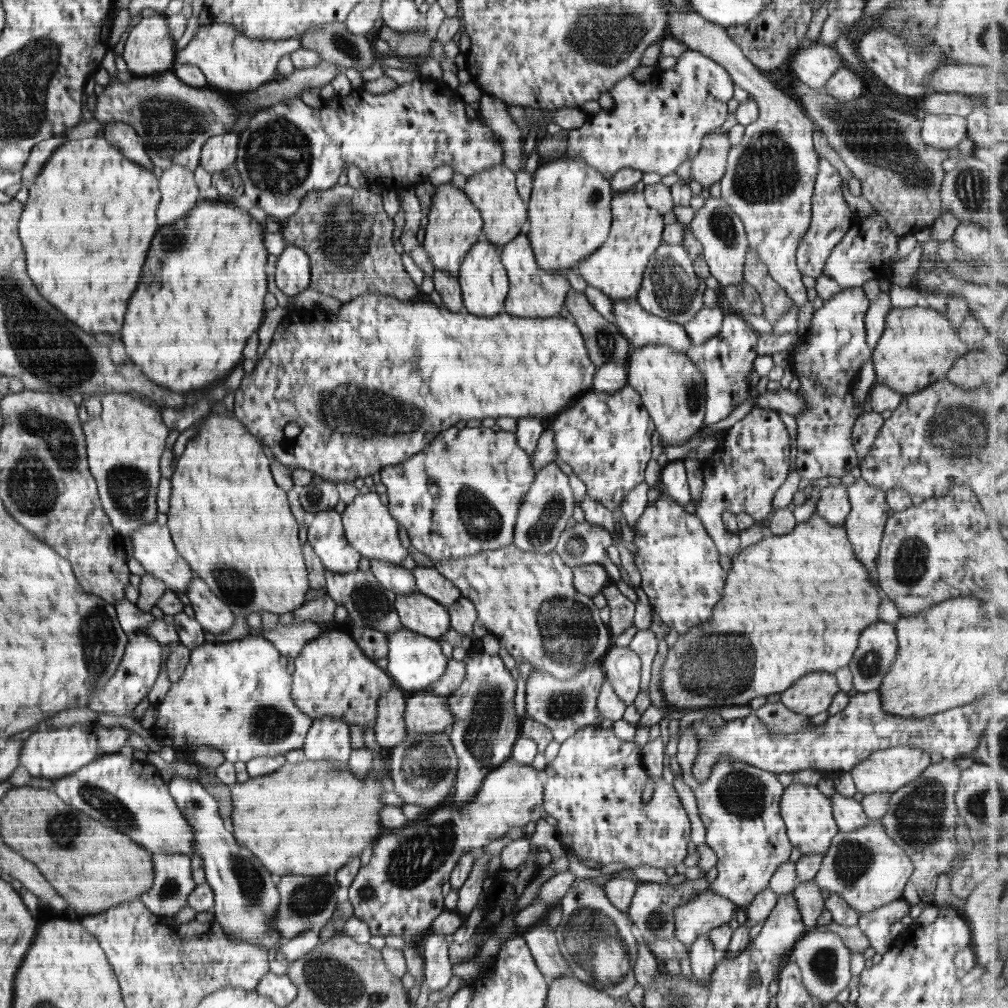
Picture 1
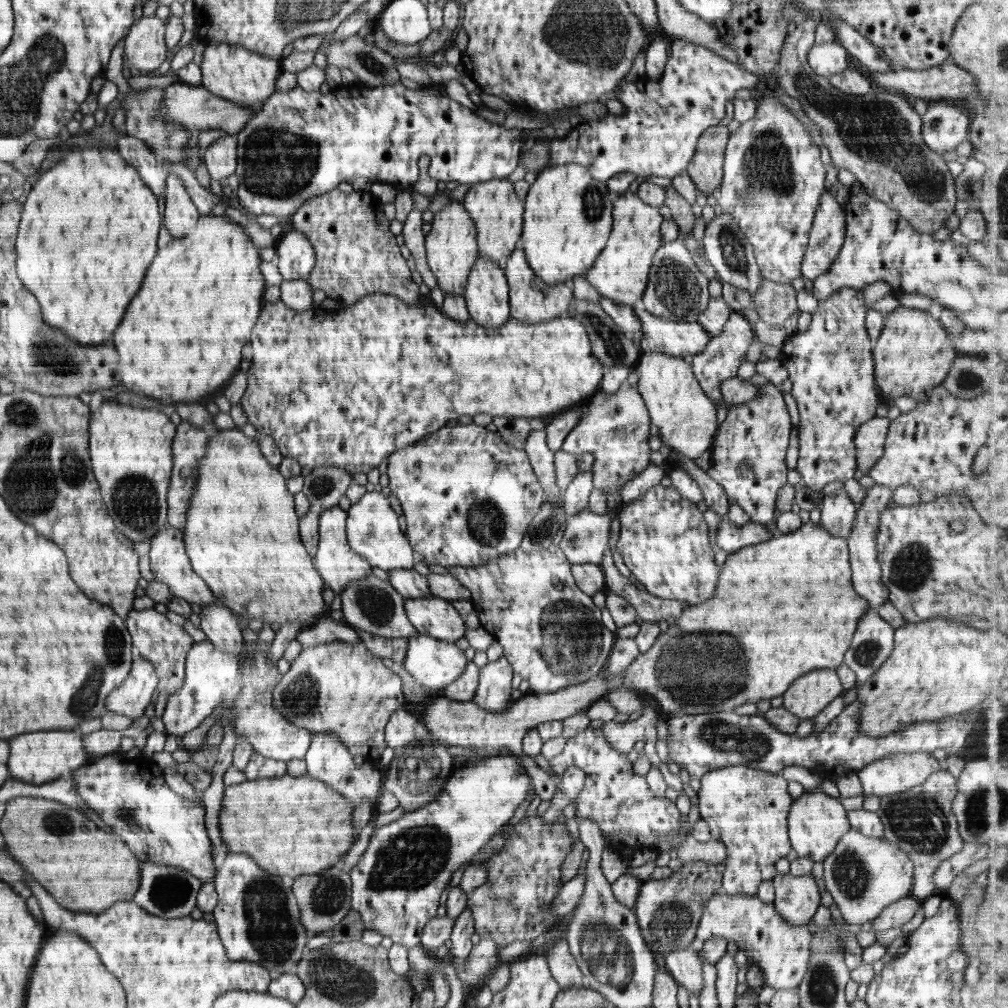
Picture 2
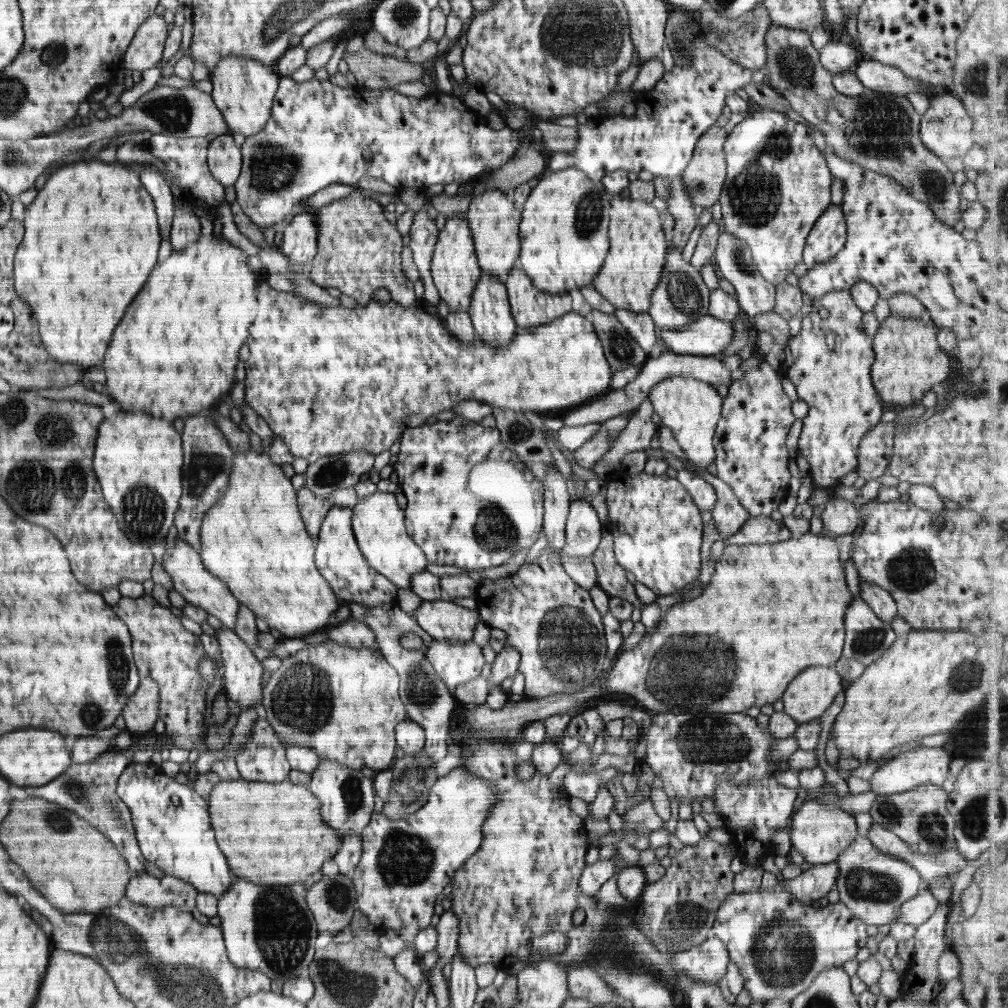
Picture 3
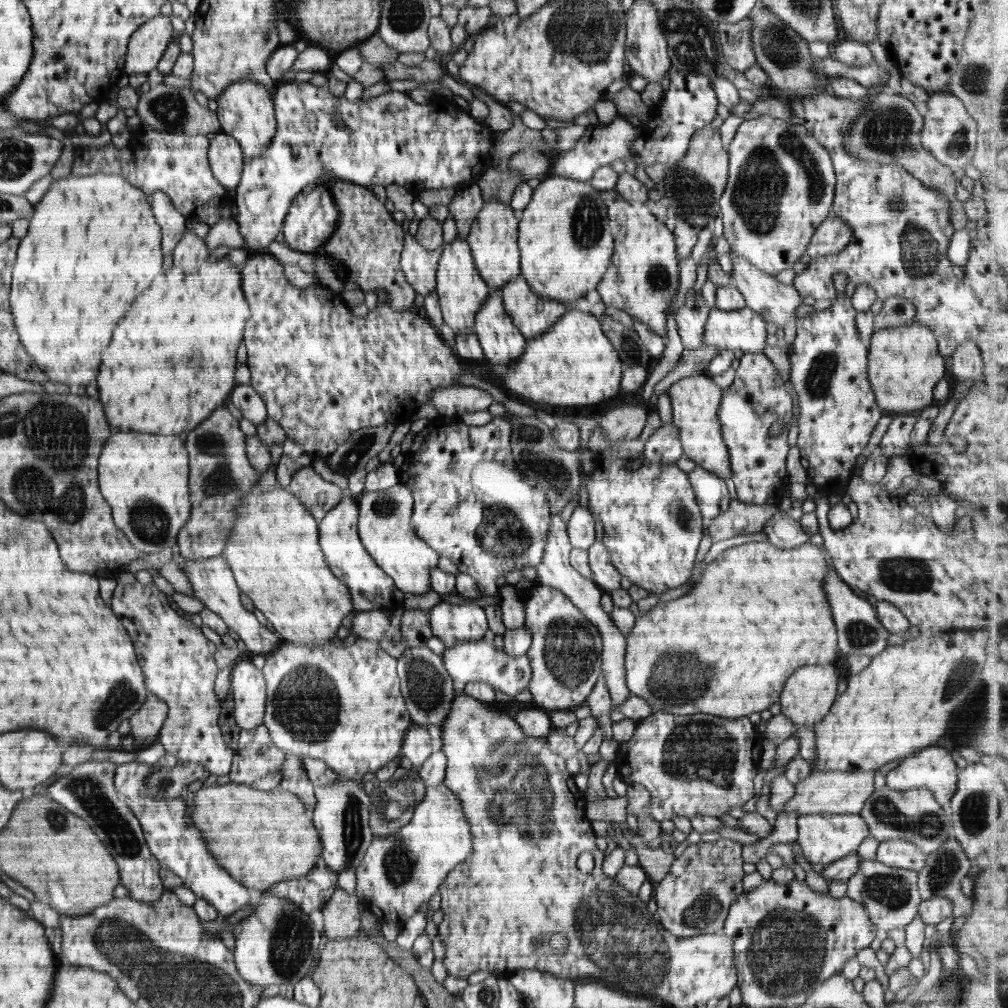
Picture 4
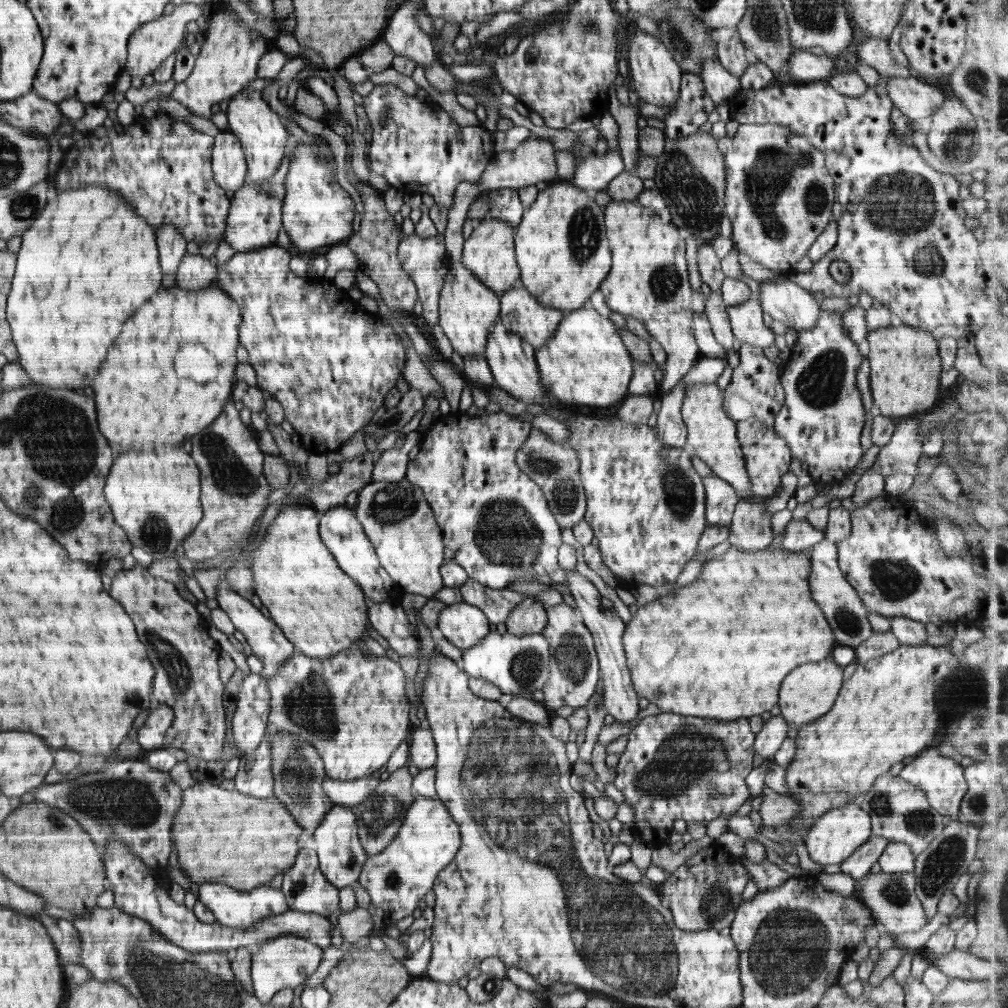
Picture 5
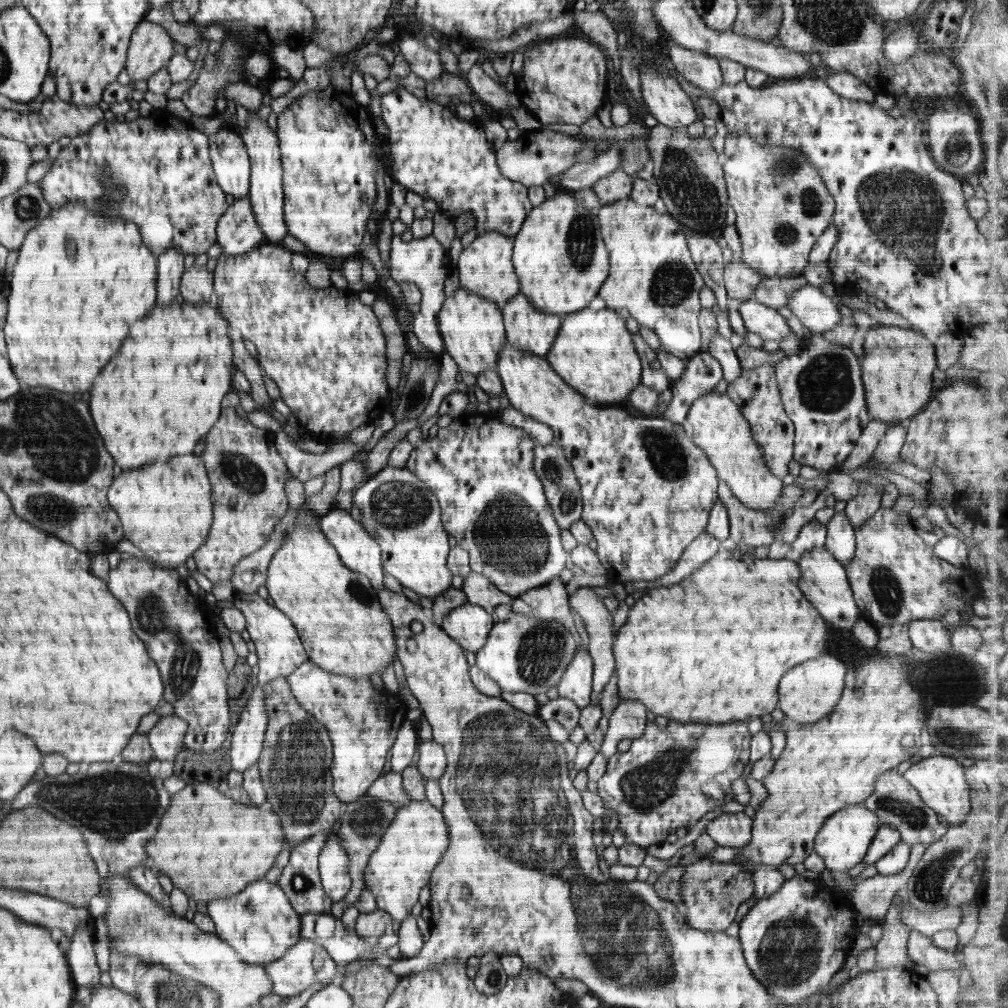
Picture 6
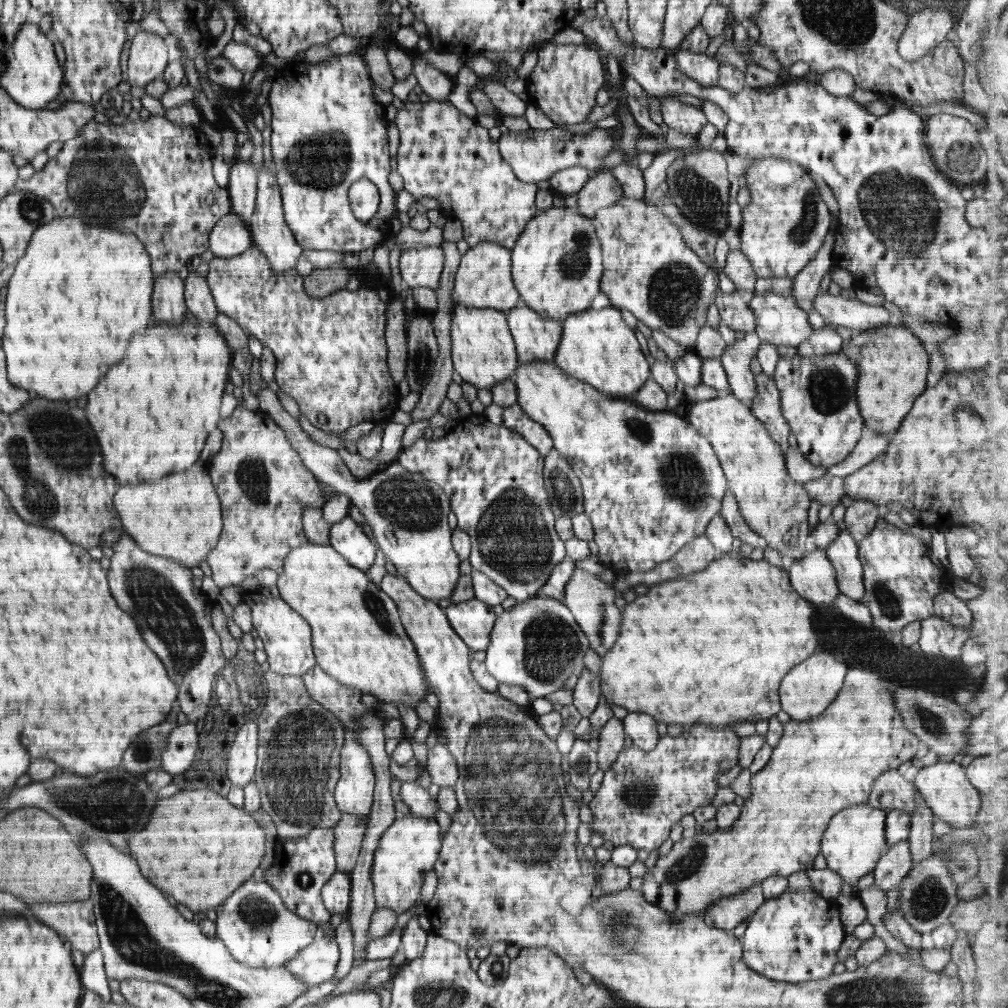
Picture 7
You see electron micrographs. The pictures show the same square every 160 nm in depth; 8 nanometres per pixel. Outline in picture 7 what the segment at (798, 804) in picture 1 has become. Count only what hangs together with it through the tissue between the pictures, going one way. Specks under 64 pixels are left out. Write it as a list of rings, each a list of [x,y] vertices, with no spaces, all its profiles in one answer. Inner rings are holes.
[[[863,803],[838,811],[830,819],[823,832],[821,852],[828,863],[828,868],[844,879],[844,883],[855,886],[858,879],[874,872],[880,856],[888,848],[885,837],[886,815],[886,811]]]

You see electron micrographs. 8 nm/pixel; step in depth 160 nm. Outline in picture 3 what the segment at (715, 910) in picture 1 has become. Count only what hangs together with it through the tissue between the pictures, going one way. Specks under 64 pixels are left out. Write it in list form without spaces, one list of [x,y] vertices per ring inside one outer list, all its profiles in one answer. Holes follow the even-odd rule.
[[[777,883],[771,890],[760,888],[749,893],[730,893],[718,907],[711,930],[726,945],[729,958],[738,966],[744,978],[743,986],[750,992],[752,1002],[774,998],[792,1002],[812,984],[819,972],[837,969],[855,958],[857,952],[865,947],[868,938],[866,926],[842,902],[829,902],[823,908],[819,904],[804,904]]]

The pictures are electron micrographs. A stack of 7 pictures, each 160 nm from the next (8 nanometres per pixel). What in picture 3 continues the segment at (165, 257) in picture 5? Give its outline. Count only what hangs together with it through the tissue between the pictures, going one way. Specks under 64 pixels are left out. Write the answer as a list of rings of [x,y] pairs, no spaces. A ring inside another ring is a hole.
[[[144,166],[140,170],[142,174],[141,182],[145,185],[146,190],[149,191],[150,196],[153,197],[155,211],[158,212],[157,220],[160,228],[161,238],[170,240],[170,231],[172,226],[172,219],[174,218],[174,198],[170,185],[166,178],[156,168]]]

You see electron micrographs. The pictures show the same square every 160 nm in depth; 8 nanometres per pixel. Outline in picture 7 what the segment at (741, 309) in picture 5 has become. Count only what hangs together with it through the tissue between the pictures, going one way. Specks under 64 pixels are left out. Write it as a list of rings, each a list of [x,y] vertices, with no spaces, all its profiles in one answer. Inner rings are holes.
[[[774,293],[754,294],[749,304],[756,317],[754,331],[762,341],[774,346],[797,347],[814,334],[806,312],[797,306],[793,297]]]

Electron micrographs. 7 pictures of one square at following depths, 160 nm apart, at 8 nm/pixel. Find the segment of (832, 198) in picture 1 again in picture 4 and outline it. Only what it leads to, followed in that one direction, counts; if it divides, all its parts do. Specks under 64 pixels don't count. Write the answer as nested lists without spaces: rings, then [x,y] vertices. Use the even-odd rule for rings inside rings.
[[[829,214],[812,235],[807,247],[813,261],[826,261],[826,257],[840,253],[851,240],[851,228],[836,214]]]

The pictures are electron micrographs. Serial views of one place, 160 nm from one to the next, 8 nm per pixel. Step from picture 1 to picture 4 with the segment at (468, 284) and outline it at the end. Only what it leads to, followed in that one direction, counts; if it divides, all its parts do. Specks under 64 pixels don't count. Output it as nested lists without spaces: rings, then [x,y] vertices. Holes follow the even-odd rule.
[[[490,289],[486,304],[476,316],[475,333],[483,348],[485,362],[492,366],[508,366],[524,352],[527,338],[518,331],[504,312],[499,289]]]

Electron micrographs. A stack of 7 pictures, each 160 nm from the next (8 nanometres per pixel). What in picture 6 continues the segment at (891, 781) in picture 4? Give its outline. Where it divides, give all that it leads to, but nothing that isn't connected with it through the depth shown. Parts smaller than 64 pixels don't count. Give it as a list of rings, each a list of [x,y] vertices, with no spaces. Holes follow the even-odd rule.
[[[942,755],[923,758],[904,772],[903,777],[916,788],[927,808],[943,816],[950,825],[966,820],[966,815],[973,809],[970,803],[970,788],[965,777],[966,763]]]

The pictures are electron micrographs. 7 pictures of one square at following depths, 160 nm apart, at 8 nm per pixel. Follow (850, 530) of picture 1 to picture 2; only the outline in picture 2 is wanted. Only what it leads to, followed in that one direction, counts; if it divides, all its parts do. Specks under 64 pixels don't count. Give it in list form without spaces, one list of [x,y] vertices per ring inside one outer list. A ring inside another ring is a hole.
[[[874,485],[872,487],[864,488],[866,496],[864,496],[863,503],[856,511],[856,518],[854,521],[854,528],[852,534],[847,539],[847,547],[849,548],[849,561],[852,571],[852,582],[854,582],[854,590],[862,598],[868,598],[872,610],[878,610],[881,604],[888,601],[888,588],[884,586],[881,580],[881,566],[877,559],[877,542],[876,532],[880,525],[881,512],[888,506],[894,506],[895,502],[892,500],[893,489],[884,485]]]

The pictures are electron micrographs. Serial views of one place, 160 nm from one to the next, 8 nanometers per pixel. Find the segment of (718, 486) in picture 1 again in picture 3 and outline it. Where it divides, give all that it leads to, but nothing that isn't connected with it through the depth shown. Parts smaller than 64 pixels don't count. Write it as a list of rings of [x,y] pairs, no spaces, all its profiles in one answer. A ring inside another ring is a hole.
[[[763,360],[759,366],[747,370],[742,379],[732,382],[729,387],[713,436],[714,464],[716,464],[716,476],[730,486],[741,505],[749,512],[750,518],[738,533],[724,540],[726,545],[772,544],[792,537],[783,520],[773,520],[770,514],[780,506],[781,502],[784,502],[788,494],[791,475],[788,471],[790,458],[787,434],[795,420],[796,417],[792,414],[792,401],[784,393],[778,374],[766,360]]]

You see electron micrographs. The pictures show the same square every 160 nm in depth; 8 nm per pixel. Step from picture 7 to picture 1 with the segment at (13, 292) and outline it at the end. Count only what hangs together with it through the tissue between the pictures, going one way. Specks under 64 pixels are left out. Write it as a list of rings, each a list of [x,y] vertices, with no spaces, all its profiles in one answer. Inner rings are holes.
[[[101,134],[84,138],[84,140],[64,142],[62,146],[58,146],[54,150],[54,154],[44,164],[42,172],[36,176],[36,180],[29,190],[30,196],[27,198],[25,210],[22,212],[20,220],[21,244],[25,248],[26,261],[28,262],[26,272],[30,272],[29,277],[34,278],[34,282],[38,284],[38,292],[42,292],[42,296],[46,296],[46,300],[50,300],[49,304],[54,304],[60,312],[66,312],[66,316],[70,316],[70,320],[74,320],[74,324],[78,324],[84,332],[118,332],[122,328],[128,298],[132,296],[132,292],[136,290],[136,286],[140,282],[142,264],[146,260],[150,240],[154,238],[154,232],[158,230],[156,208],[158,208],[161,196],[158,184],[159,180],[151,170],[146,170],[146,168],[130,162],[128,158],[124,158],[118,147],[110,146],[110,141]]]

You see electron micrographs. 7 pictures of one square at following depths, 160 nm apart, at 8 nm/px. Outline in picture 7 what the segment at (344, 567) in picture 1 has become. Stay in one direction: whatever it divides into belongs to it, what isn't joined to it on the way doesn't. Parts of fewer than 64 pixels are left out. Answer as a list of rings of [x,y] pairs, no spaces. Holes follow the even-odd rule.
[[[352,518],[332,524],[329,532],[330,542],[348,564],[366,572],[376,558],[374,542],[362,531],[362,526]]]

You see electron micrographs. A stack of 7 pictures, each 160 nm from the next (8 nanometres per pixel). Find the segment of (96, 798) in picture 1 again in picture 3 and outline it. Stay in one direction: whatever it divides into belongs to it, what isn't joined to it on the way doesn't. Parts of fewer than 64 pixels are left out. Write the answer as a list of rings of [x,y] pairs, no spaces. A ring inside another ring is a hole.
[[[152,762],[130,763],[117,782],[116,795],[130,809],[139,849],[146,861],[152,862],[166,875],[185,880],[187,883],[193,884],[194,888],[200,892],[210,893],[217,900],[221,899],[221,896],[230,888],[233,878],[230,878],[228,862],[214,840],[214,830],[210,826],[208,801],[201,798],[185,779],[166,776],[161,770]]]

